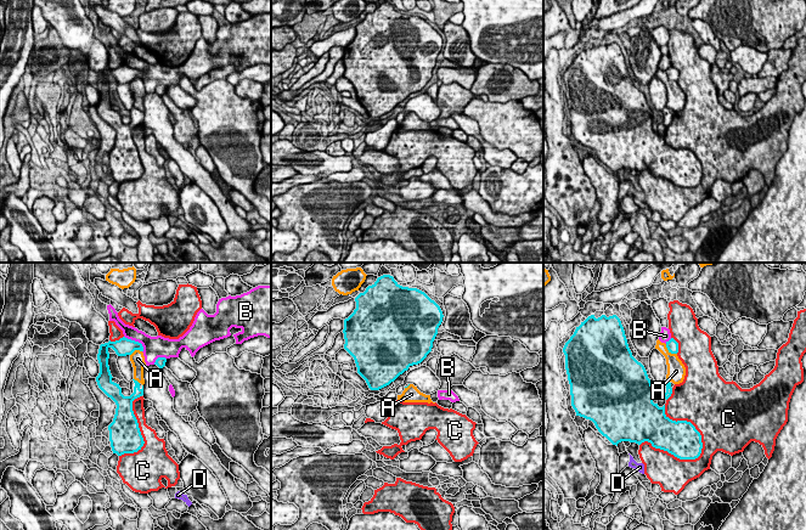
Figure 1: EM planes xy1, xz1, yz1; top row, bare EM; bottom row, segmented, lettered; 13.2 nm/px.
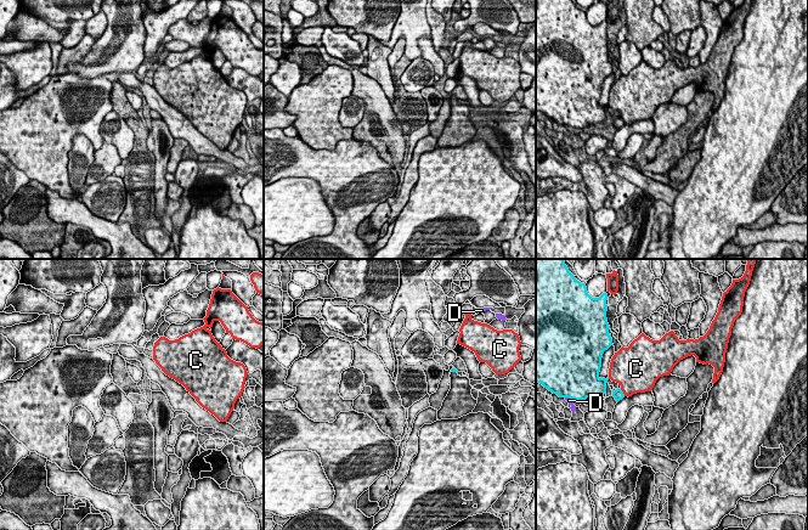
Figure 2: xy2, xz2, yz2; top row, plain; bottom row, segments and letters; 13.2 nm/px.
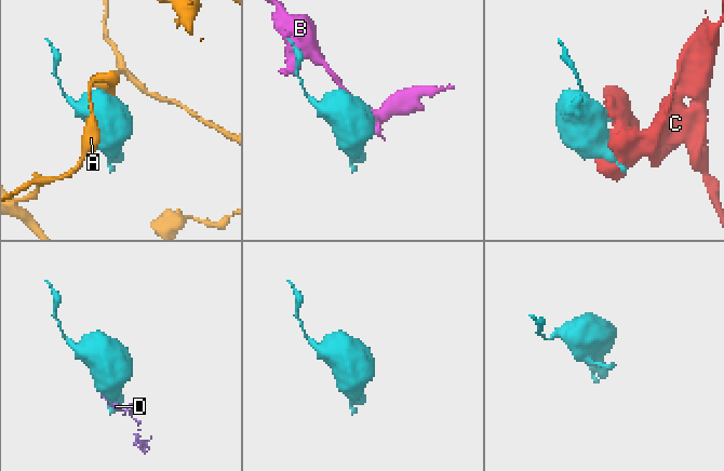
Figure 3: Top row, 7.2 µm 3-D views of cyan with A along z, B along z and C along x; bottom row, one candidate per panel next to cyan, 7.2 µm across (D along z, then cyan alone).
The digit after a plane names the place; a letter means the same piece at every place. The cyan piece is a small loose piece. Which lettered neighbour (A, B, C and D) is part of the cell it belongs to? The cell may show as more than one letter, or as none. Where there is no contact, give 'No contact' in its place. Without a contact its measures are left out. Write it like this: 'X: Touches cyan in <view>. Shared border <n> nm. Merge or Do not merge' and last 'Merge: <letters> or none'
A: Touches cyan in yz1. Shared border 200 nm. Do not merge
B: Touches cyan in xy1. Shared border 340 nm. Do not merge
C: Touches cyan in yz1. Shared border 850 nm. Do not merge
D: Touches cyan in yz2. Shared border 120 nm. Do not merge
Merge: none

